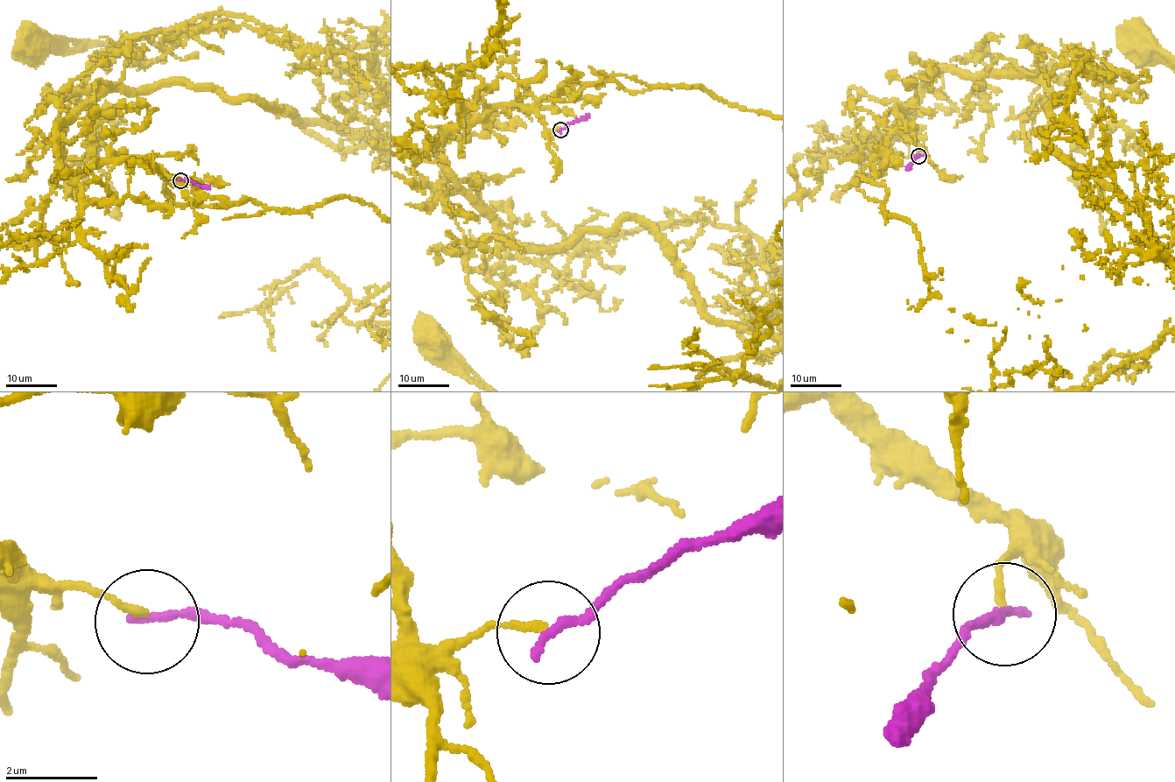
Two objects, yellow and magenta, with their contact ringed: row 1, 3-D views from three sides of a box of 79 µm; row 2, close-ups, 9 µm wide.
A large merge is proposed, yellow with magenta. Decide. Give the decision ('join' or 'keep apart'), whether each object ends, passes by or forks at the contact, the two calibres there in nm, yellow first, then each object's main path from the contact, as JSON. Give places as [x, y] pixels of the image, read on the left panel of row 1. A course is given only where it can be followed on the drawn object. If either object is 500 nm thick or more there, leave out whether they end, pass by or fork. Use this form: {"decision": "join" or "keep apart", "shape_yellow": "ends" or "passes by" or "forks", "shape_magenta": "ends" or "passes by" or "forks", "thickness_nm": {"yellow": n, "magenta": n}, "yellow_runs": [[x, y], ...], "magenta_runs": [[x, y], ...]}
{"decision": "keep apart", "shape_yellow": "ends", "shape_magenta": "ends", "thickness_nm": {"yellow": 150, "magenta": 220}, "magenta_runs": [[180, 180], [193, 180], [206, 184], [210, 189]]}

